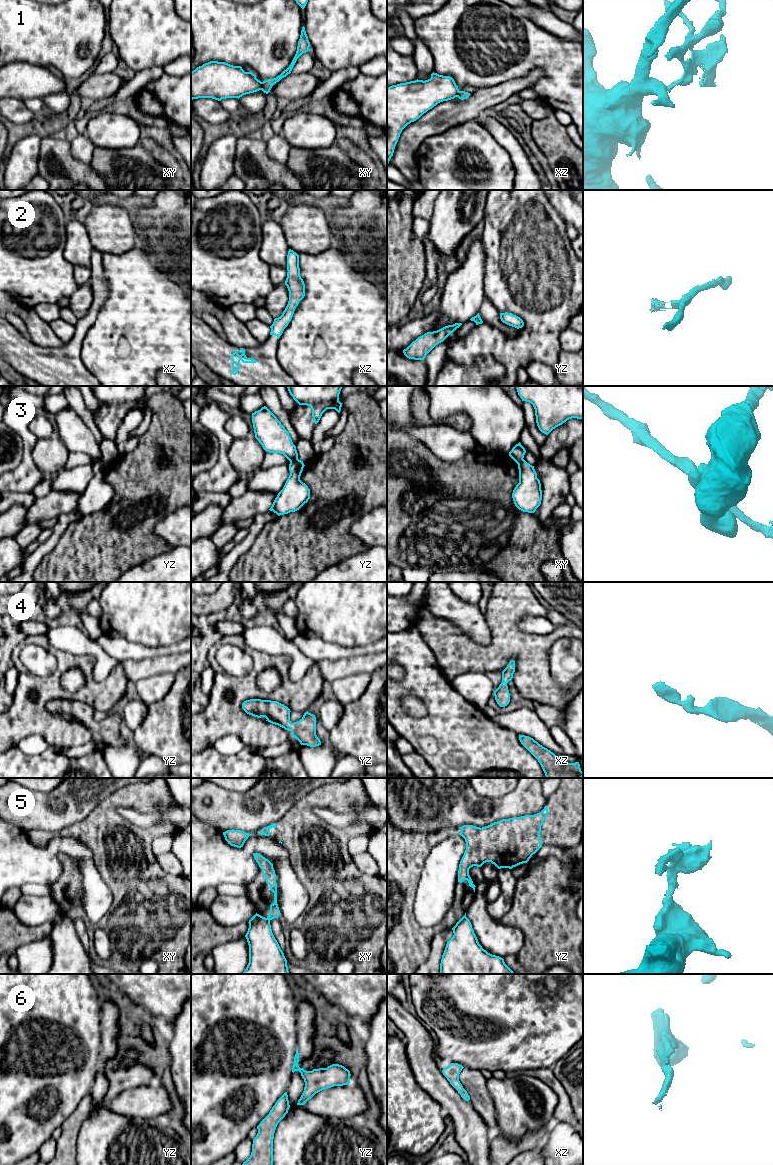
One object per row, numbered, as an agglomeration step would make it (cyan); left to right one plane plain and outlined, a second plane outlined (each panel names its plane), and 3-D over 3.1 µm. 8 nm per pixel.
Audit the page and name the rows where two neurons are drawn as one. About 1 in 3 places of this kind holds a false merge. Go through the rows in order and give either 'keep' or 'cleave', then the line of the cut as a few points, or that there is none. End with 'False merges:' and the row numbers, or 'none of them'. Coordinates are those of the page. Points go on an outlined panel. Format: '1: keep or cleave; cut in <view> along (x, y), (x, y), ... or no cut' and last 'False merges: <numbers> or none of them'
1: cleave; cut in xy along (262, 82), (260, 89)
2: keep; no cut
3: cleave; cut in yz along (297, 458), (290, 463)
4: keep; no cut
5: cleave; cut in xy along (266, 918), (269, 921)
6: keep; no cut
False merges: 1, 3, 5

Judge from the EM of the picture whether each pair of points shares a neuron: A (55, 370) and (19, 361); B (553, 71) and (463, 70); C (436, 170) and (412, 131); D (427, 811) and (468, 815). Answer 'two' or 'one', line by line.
A: one
B: one
C: two
D: one

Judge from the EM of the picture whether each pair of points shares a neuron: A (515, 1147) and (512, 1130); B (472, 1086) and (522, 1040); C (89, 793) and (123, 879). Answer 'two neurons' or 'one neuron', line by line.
A: two neurons
B: two neurons
C: two neurons

